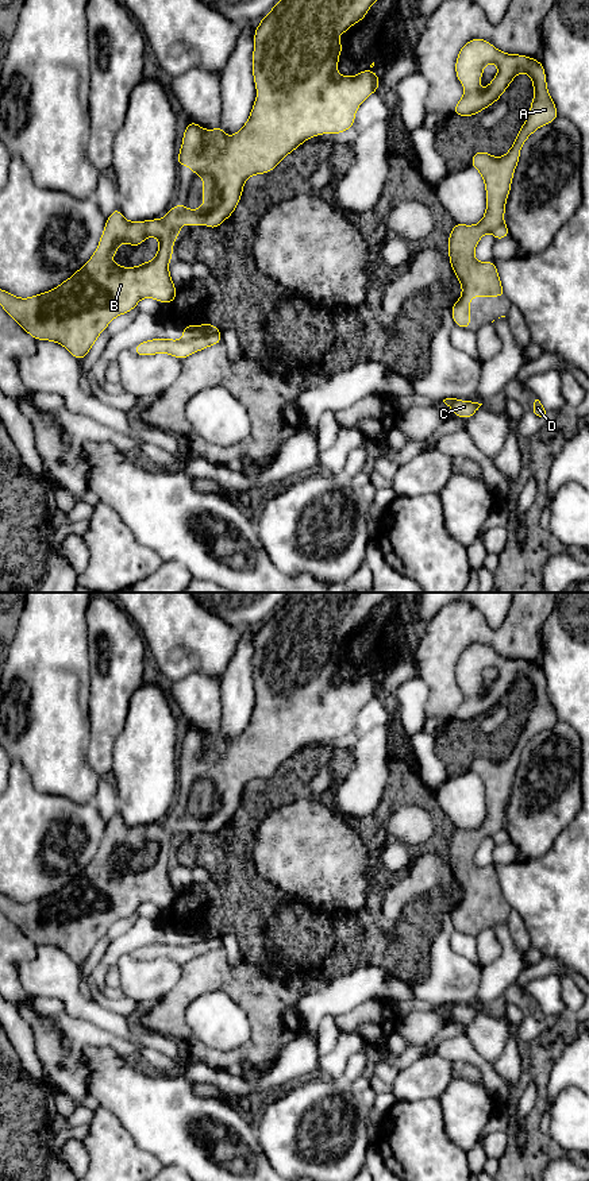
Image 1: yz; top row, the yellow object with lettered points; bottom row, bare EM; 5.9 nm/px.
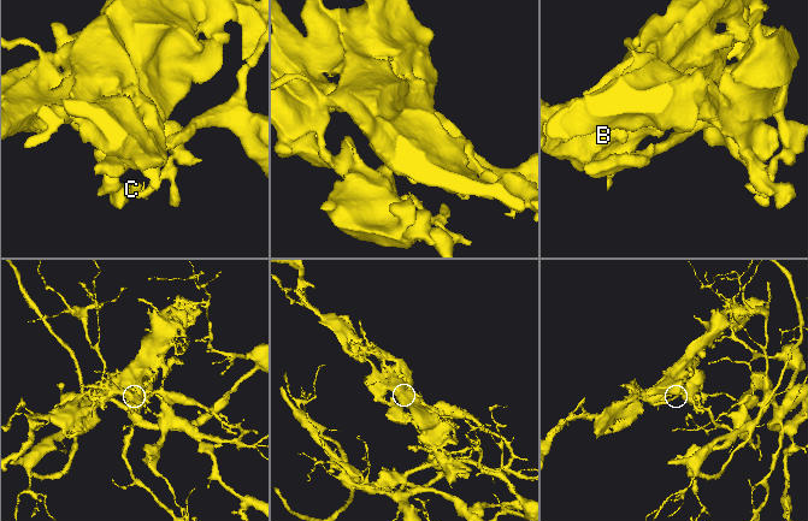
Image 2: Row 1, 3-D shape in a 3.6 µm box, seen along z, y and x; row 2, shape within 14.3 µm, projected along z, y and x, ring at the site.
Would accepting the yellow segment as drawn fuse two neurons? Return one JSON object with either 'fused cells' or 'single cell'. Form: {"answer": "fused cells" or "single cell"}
{"answer": "fused cells"}

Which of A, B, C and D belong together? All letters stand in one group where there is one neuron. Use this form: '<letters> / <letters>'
A B D / C

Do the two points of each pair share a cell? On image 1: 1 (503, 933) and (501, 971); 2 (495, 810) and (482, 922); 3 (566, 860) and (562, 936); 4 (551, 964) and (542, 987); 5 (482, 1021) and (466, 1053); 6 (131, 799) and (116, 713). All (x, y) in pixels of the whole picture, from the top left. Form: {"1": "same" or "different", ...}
{"1": "same", "2": "same", "3": "same", "4": "different", "5": "different", "6": "different"}

